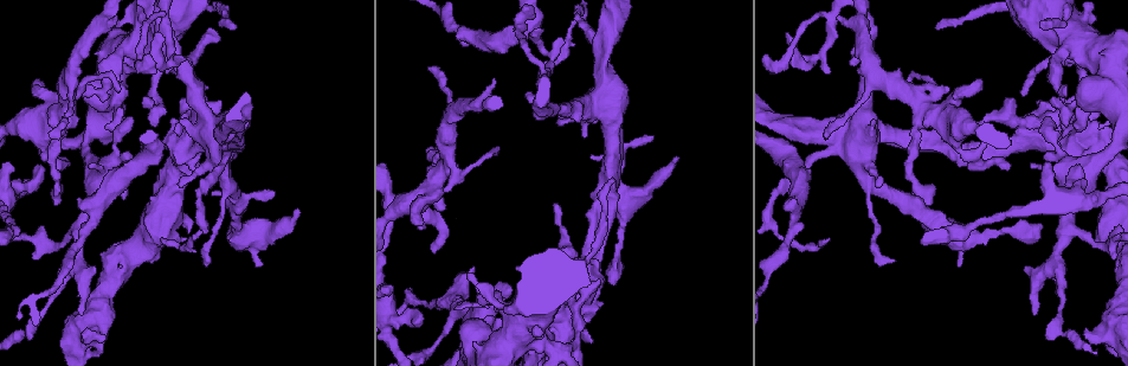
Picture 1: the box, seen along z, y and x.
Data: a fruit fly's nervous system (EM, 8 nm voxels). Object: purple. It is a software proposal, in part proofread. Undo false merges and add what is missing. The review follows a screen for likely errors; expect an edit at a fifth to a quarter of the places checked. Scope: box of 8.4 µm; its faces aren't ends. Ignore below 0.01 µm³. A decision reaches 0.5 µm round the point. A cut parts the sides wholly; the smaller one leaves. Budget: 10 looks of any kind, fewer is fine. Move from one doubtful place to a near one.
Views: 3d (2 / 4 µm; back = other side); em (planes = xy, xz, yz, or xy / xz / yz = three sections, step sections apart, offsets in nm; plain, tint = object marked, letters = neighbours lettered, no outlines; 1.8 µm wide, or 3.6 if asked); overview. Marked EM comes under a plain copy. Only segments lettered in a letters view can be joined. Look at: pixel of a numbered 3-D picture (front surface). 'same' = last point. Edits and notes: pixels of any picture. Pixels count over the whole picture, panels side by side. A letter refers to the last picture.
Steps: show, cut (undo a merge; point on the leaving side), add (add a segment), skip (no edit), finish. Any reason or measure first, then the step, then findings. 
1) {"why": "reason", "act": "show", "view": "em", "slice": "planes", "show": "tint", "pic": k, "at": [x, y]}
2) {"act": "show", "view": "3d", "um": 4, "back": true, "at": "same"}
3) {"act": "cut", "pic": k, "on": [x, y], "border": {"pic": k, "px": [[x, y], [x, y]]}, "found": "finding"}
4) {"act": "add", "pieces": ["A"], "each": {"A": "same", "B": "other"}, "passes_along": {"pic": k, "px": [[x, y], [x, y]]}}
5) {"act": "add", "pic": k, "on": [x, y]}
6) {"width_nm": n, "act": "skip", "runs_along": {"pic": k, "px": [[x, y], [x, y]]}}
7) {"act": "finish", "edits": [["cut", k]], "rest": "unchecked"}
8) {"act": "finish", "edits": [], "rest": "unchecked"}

{"why": "thick turns thin", "act": "show", "view": "em", "um": 3.6, "slice": "planes", "show": "letters", "pic": 1, "at": [139, 21]}

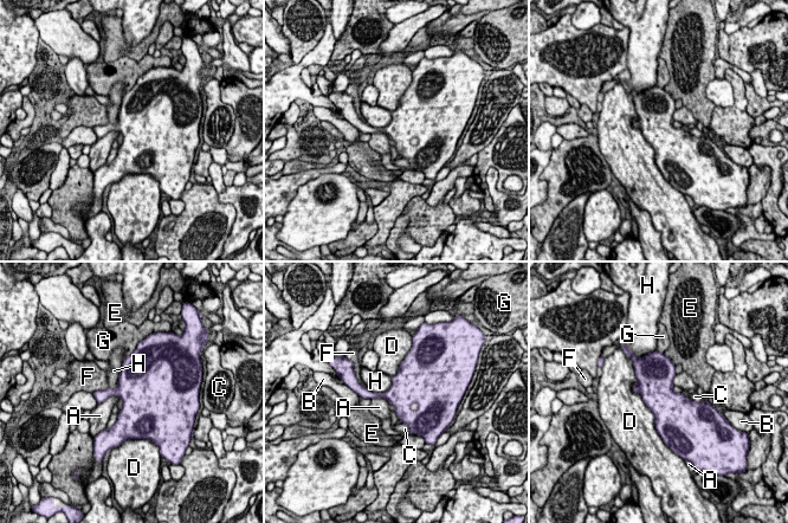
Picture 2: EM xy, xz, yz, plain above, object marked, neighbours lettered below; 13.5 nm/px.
{"act": "skip", "each": {"A": "other", "B": "other", "C": "other", "D": "other", "E": "other", "F": "other", "G": "other", "H": "other"}, "found": "all the same neuron"}

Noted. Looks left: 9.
{"why": "four-way junction", "act": "show", "view": "em", "slice": "planes", "show": "letters", "pic": 1, "at": [42, 122]}

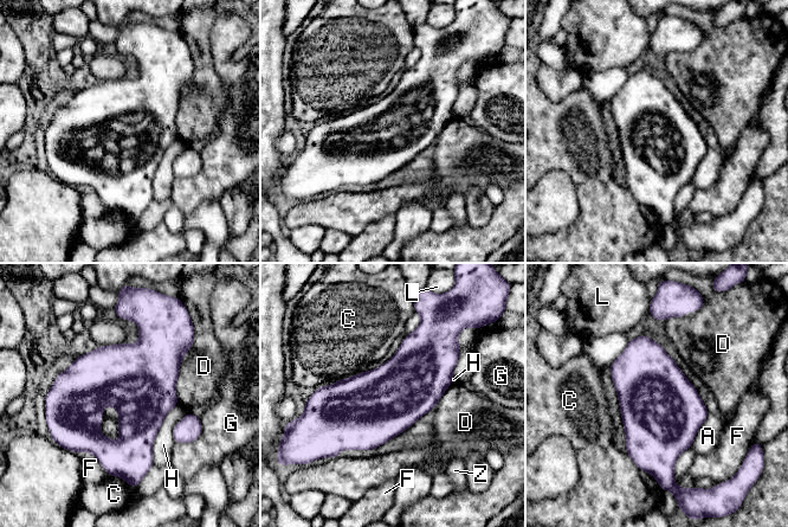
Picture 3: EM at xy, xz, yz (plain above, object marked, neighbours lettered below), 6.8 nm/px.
{"act": "skip", "each": {"A": "other", "C": "other", "D": "other", "F": "other", "G": "other", "H": "other", "L": "other", "Z": "other"}, "found": "one neuron here"}

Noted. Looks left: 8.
{"why": "branch point", "act": "show", "view": "em", "slice": "xz", "step": 4, "show": "tint", "pic": 1, "at": [1038, 120]}

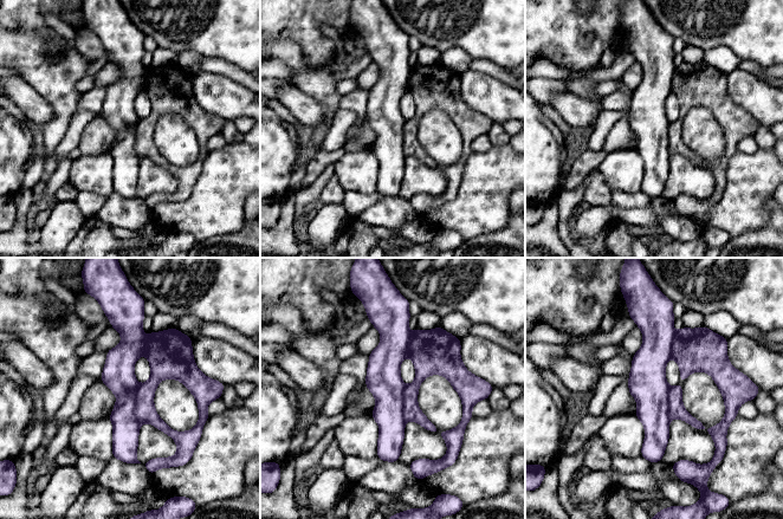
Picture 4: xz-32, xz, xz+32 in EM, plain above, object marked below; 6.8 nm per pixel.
{"act": "show", "view": "em", "slice": "planes", "show": "letters", "at": "same"}

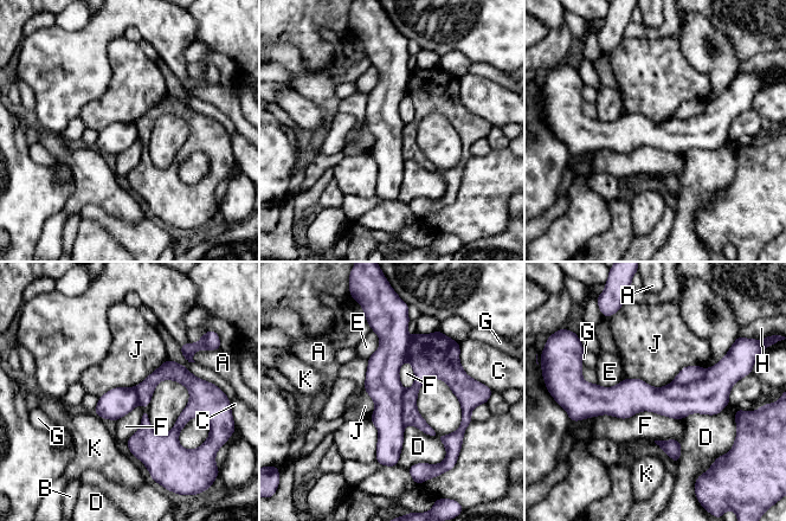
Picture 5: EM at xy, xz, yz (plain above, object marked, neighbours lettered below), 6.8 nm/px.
{"longest_contact_nm": ["F", 600], "act": "cut", "pic": 5, "on": [410, 415], "each": {"A": "other", "B": "other", "C": "other", "D": "other", "E": "other", "F": "other", "G": "other", "H": "other", "J": "other", "K": "other"}, "border": {"pic": 5, "px": [[405, 390], [401, 409], [404, 425]]}, "found": "two neurons meet here"}

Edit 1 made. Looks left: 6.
{"act": "show", "view": "em", "slice": "planes", "show": "letters", "pic": 1, "at": [796, 35]}

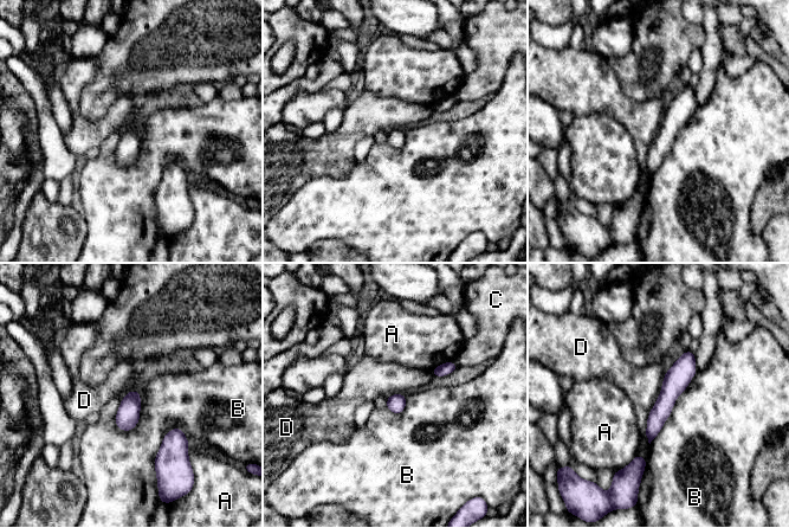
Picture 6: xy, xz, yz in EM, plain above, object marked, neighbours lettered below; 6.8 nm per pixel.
{"act": "skip", "each": {"A": "other", "B": "other", "C": "other", "D": "other"}, "border": {"pic": 6, "px": [[666, 373], [645, 433]]}, "found": "all the same neuron"}

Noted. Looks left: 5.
{"act": "finish", "edits": [["cut", 5]], "rest": "unchecked"}

